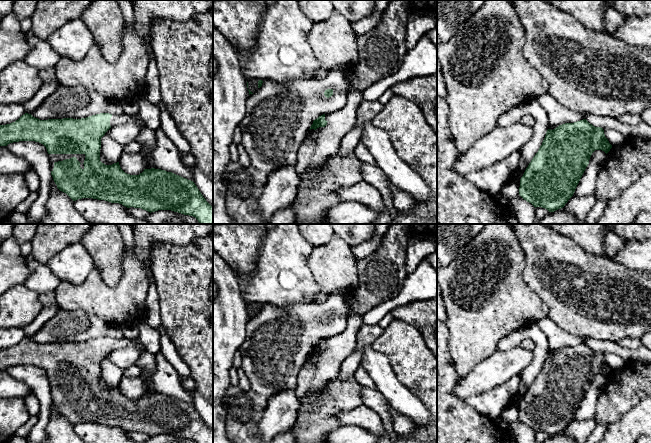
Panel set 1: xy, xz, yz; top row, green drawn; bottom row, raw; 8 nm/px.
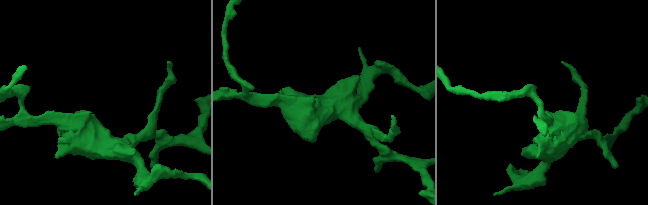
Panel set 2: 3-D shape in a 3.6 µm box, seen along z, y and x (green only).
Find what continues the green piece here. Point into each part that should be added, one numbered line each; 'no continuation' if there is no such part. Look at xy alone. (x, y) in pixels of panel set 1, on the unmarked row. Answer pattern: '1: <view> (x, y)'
1: xy (115, 344)
2: xy (53, 382)

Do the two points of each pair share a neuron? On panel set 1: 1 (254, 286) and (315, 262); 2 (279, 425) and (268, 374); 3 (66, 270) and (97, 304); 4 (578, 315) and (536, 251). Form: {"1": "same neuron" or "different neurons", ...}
{"1": "different neurons", "2": "different neurons", "3": "different neurons", "4": "same neuron"}

